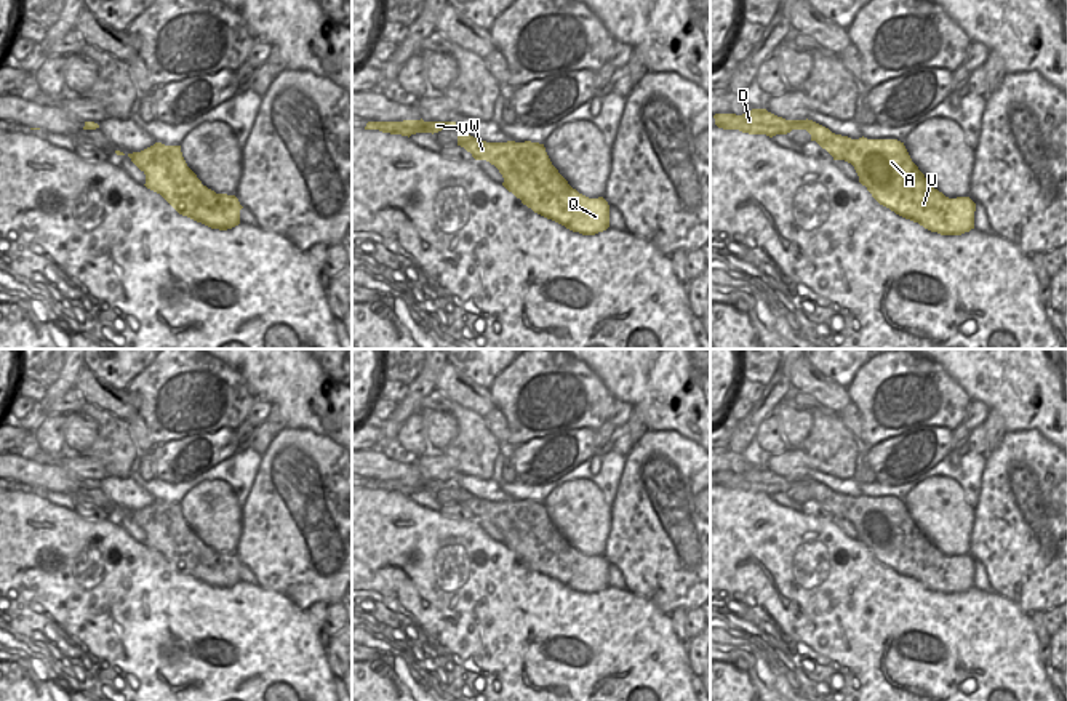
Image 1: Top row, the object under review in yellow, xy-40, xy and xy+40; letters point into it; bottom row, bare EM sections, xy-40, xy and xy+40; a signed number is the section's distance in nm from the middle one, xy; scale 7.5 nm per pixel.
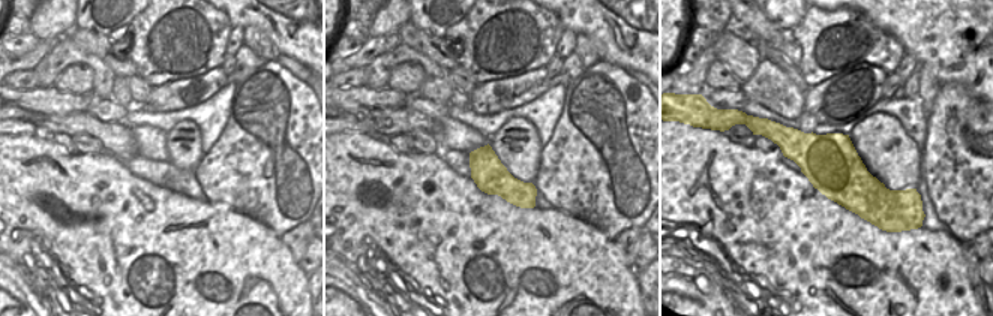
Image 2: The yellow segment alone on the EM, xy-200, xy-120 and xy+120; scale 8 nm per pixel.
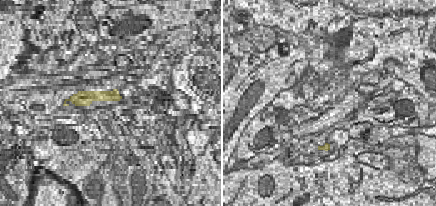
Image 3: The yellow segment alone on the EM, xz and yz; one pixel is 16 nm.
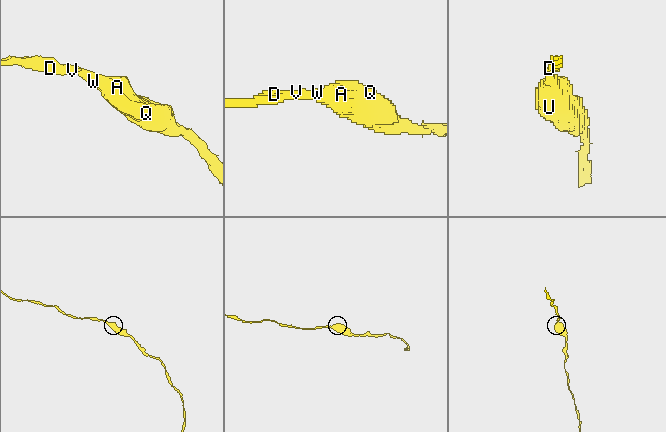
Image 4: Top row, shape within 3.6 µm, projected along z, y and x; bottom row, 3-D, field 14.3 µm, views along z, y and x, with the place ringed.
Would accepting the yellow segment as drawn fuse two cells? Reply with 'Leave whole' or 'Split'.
Leave whole.

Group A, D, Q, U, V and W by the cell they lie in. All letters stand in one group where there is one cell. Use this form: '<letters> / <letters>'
A D Q U V W

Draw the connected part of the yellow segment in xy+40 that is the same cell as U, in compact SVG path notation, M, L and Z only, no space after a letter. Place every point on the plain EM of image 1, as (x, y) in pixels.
M752 467L742 474L715 472L713 477L718 487L769 496L806 488L811 499L833 519L851 522L859 541L896 573L941 594L961 594L974 587L976 562L969 555L949 557L934 547L897 498L851 498L813 479L785 479L766 467Z

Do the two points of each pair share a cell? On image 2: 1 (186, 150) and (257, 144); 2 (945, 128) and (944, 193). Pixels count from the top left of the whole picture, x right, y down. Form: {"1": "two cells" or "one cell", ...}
{"1": "two cells", "2": "one cell"}

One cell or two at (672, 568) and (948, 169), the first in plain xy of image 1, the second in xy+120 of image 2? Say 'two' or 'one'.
one

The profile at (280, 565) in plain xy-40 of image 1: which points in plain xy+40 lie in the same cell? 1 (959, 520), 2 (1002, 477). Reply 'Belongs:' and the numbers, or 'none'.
Belongs: 2

